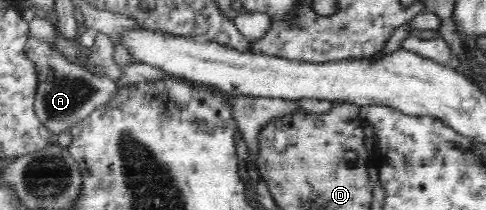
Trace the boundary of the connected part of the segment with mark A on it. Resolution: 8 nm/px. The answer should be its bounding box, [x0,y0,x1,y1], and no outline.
[26,33,120,137]

